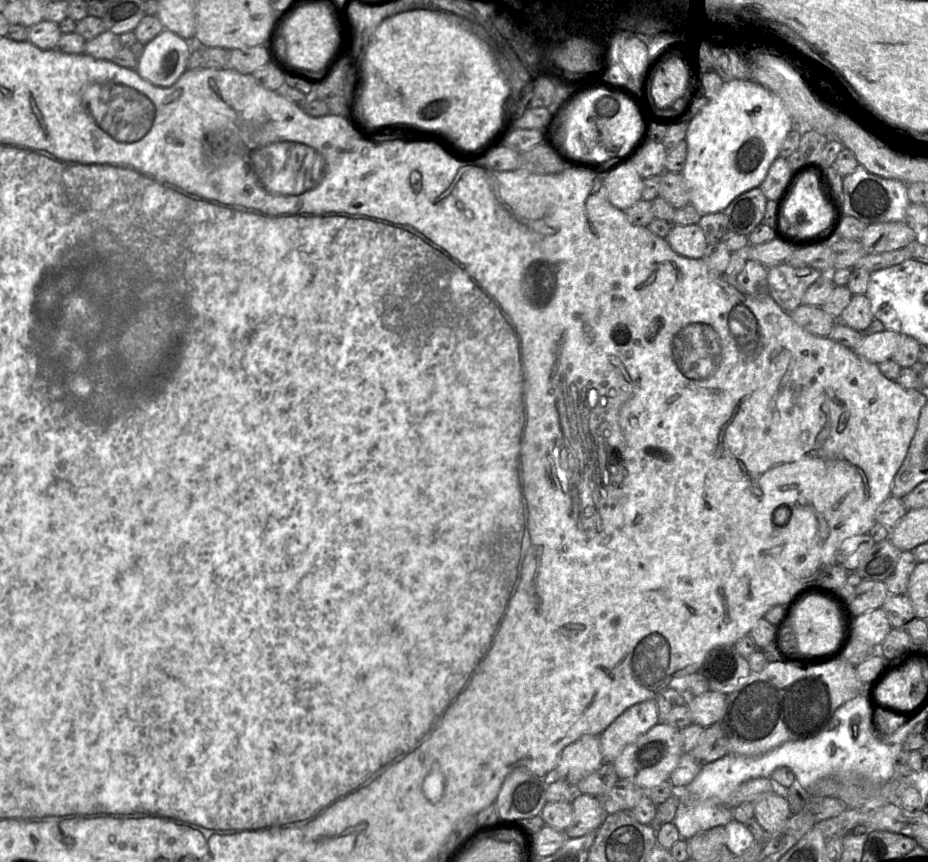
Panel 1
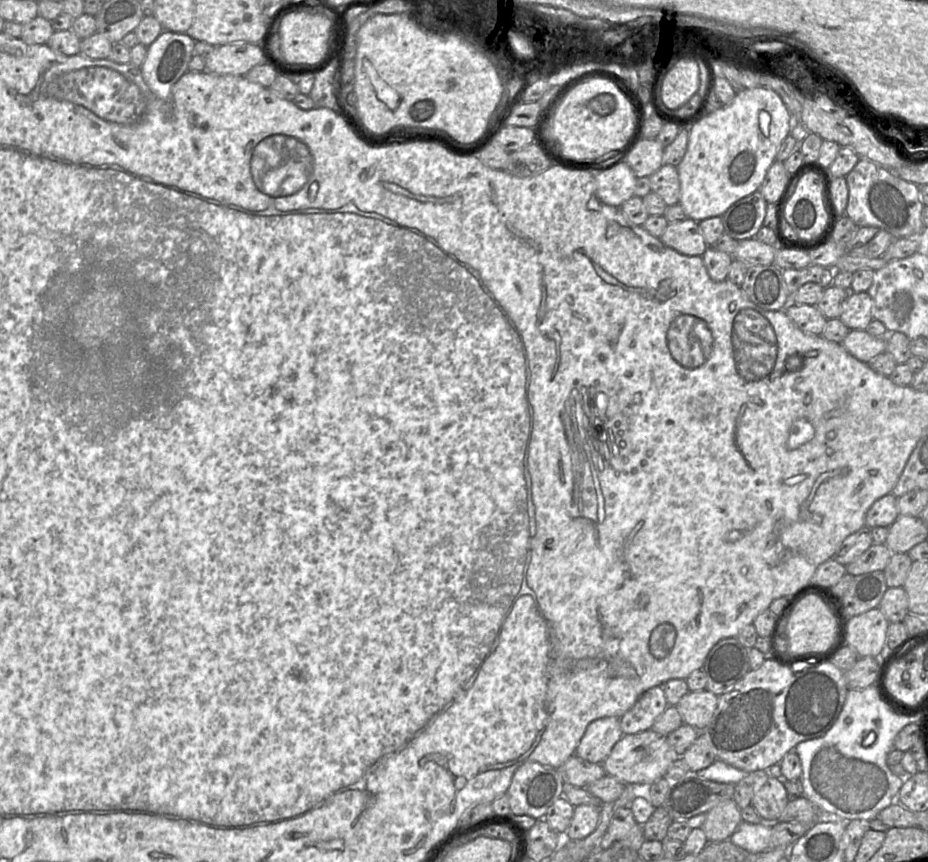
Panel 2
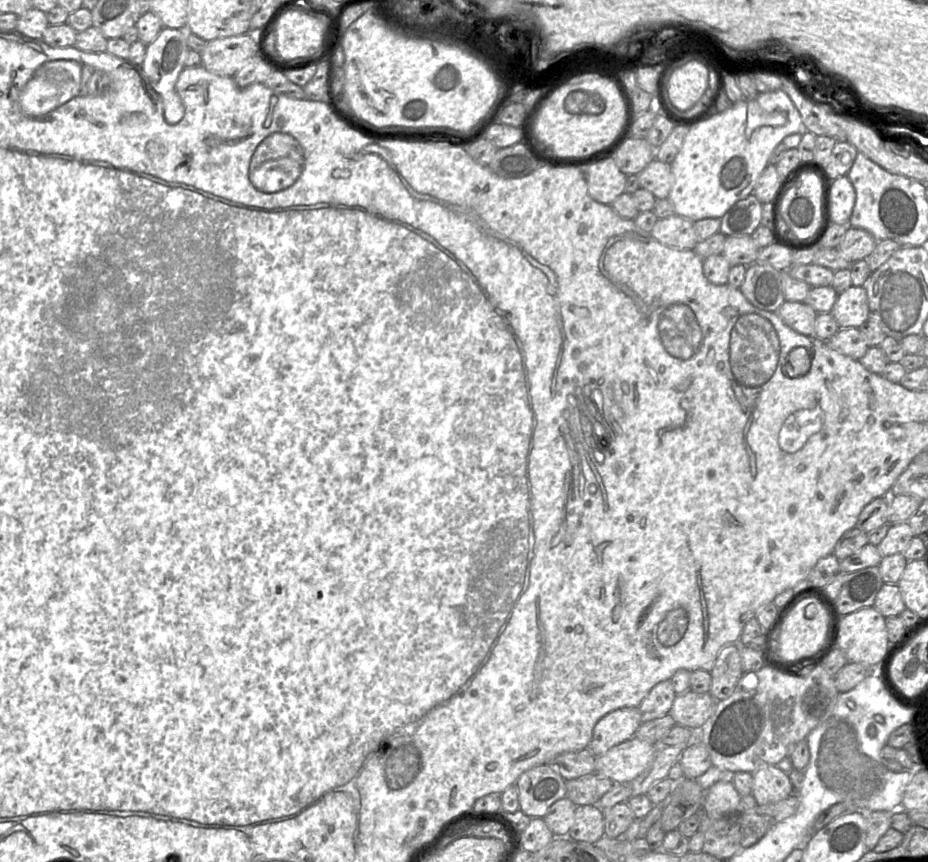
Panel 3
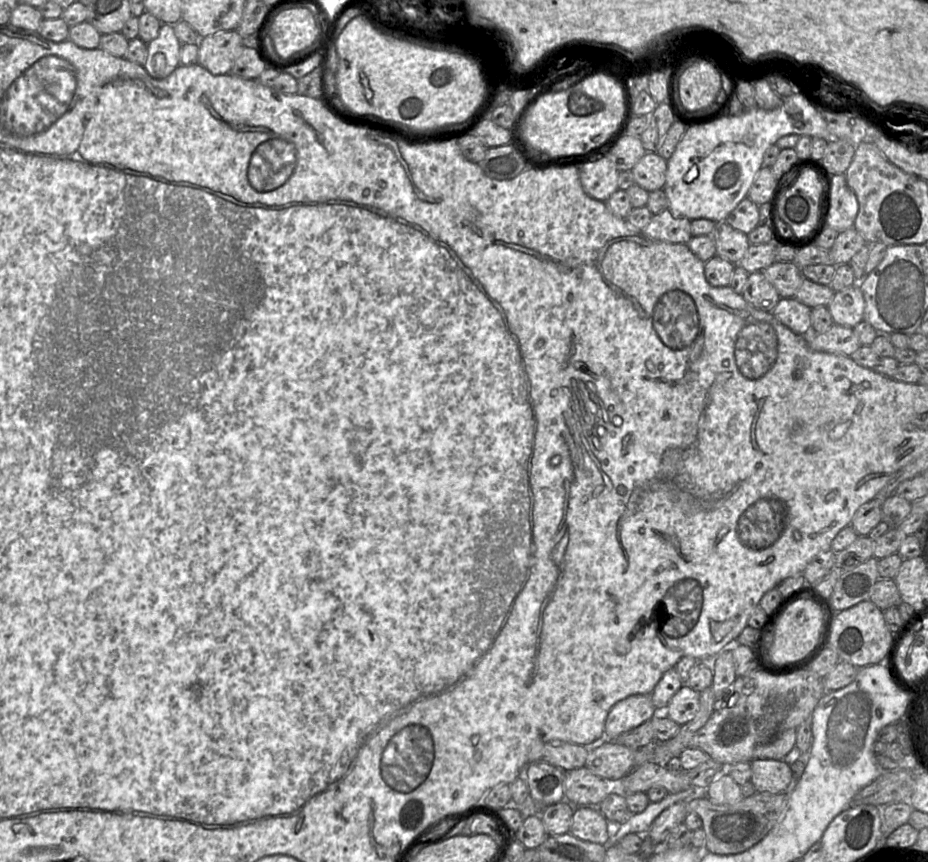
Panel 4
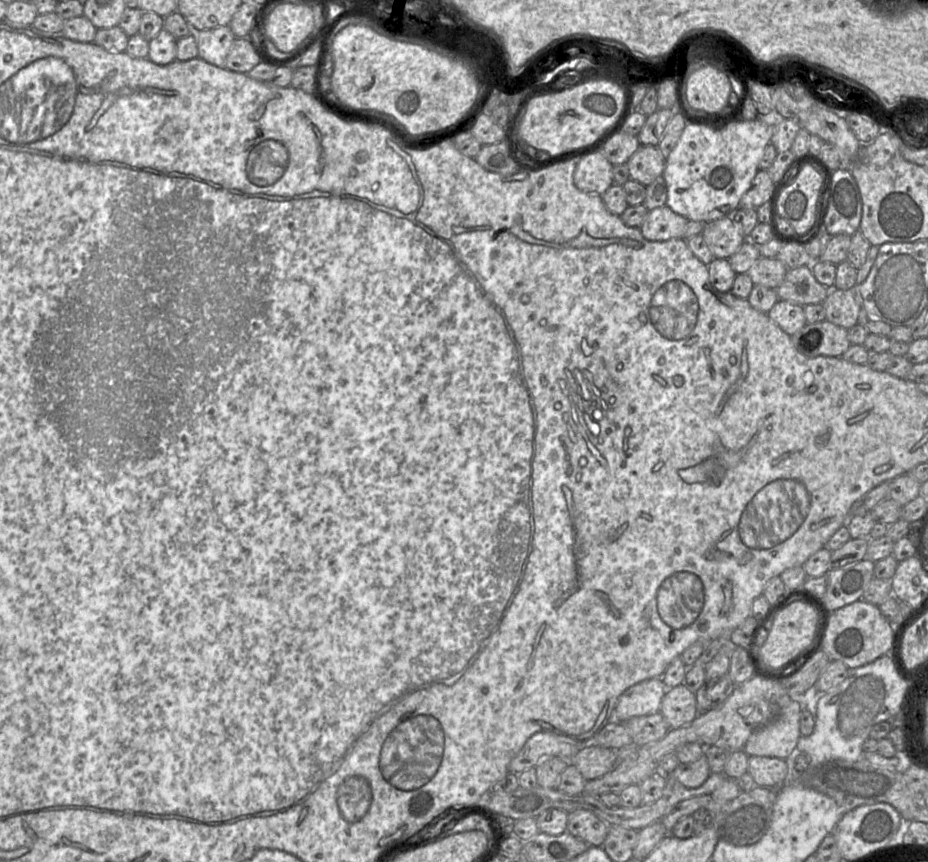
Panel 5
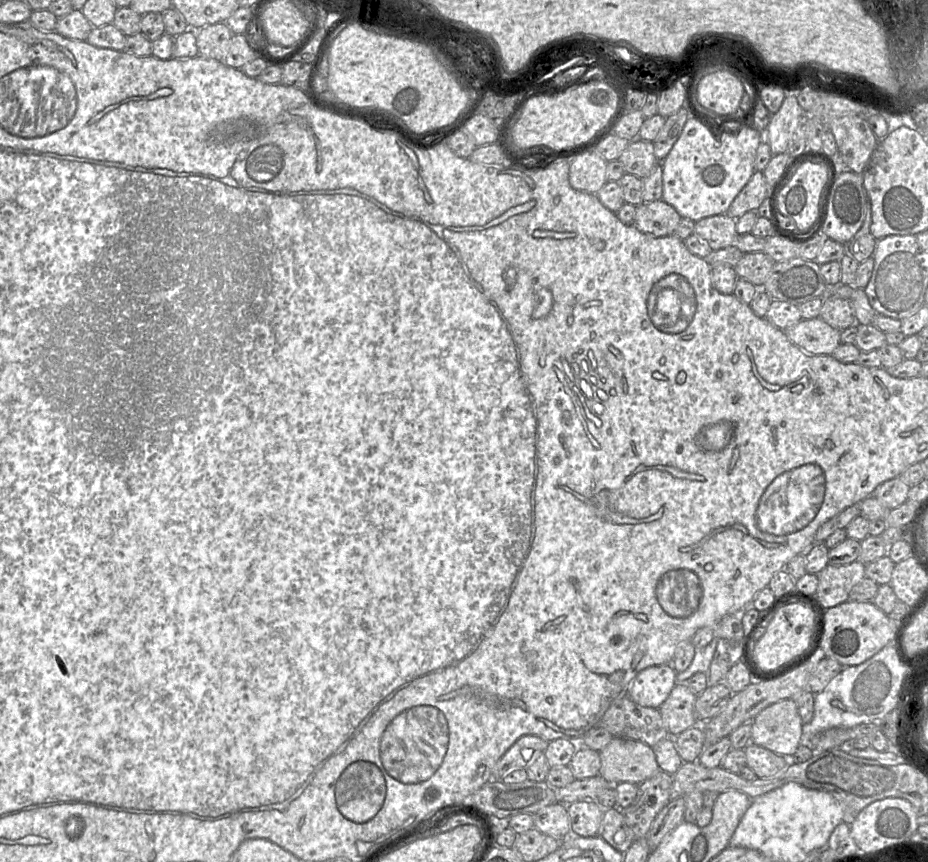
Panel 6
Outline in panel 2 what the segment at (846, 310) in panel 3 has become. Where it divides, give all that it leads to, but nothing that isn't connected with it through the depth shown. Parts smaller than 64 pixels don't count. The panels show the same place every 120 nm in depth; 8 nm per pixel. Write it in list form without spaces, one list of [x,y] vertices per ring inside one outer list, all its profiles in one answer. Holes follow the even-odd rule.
[[[850,292],[842,303],[842,312],[839,320],[850,330],[865,330],[872,317],[872,299],[865,292]]]

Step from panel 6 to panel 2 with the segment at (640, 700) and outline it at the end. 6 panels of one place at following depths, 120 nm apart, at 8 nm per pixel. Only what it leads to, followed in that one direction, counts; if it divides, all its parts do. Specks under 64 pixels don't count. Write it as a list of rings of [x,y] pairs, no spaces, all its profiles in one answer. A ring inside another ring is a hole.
[[[620,718],[597,719],[587,726],[576,748],[575,756],[592,763],[602,764],[623,735]]]

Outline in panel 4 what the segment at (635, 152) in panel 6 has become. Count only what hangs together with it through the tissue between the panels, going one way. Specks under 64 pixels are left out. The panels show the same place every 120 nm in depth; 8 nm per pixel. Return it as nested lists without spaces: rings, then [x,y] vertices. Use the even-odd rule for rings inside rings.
[[[646,152],[631,169],[635,183],[649,192],[663,189],[666,170],[667,160],[657,152]]]

